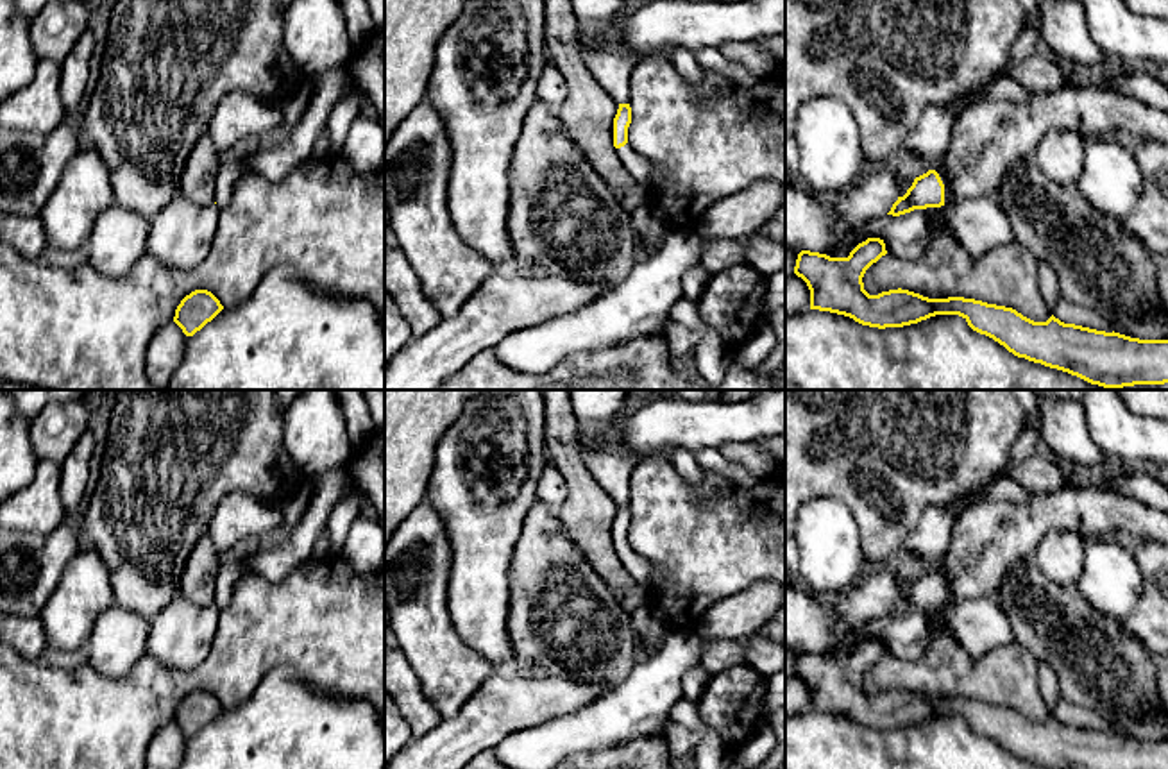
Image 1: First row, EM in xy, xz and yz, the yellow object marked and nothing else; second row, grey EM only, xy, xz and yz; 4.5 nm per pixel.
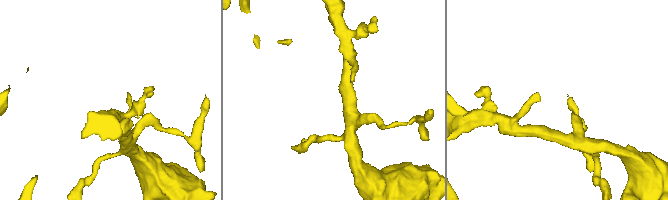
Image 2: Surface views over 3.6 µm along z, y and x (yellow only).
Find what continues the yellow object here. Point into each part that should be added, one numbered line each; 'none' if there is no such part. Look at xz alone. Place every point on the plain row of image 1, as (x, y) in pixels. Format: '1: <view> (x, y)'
1: xz (644, 574)

